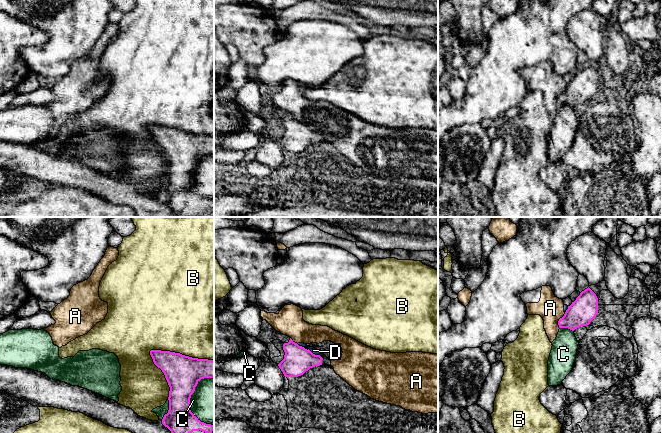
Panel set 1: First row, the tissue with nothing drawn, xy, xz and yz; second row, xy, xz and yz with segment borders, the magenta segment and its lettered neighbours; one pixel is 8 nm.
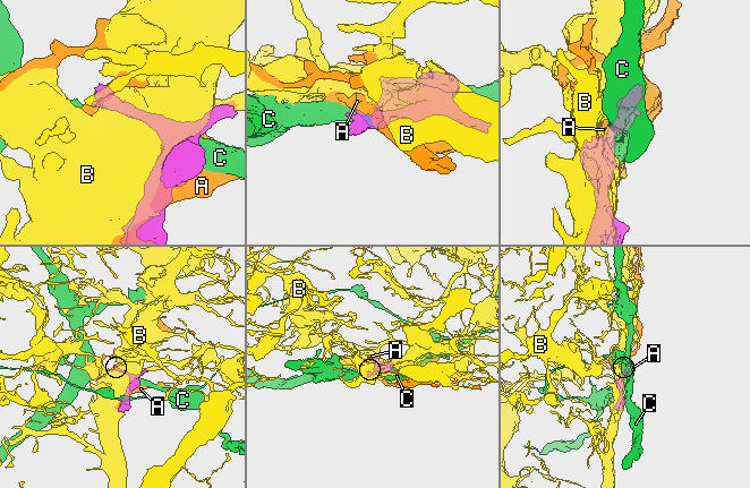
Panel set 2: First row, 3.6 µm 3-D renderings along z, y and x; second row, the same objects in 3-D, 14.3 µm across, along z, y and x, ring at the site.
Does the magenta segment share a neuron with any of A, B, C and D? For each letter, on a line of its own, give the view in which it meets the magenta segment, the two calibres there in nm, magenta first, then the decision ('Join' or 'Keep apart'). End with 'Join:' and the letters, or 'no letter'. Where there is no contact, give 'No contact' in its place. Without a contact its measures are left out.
A: Touches magenta in yz. Thickness 220 nm (magenta) against 200 nm. Keep apart
B: Touches magenta in xy. Thickness 280 nm (magenta) against 500 nm. Keep apart
C: Touches magenta in xy. Thickness 280 nm (magenta) against 360 nm. Keep apart
D: Touches magenta in xz. Thickness 220 nm (magenta) against 50 nm. Keep apart
Join: no letter

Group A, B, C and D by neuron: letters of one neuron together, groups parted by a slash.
A D / B / C

